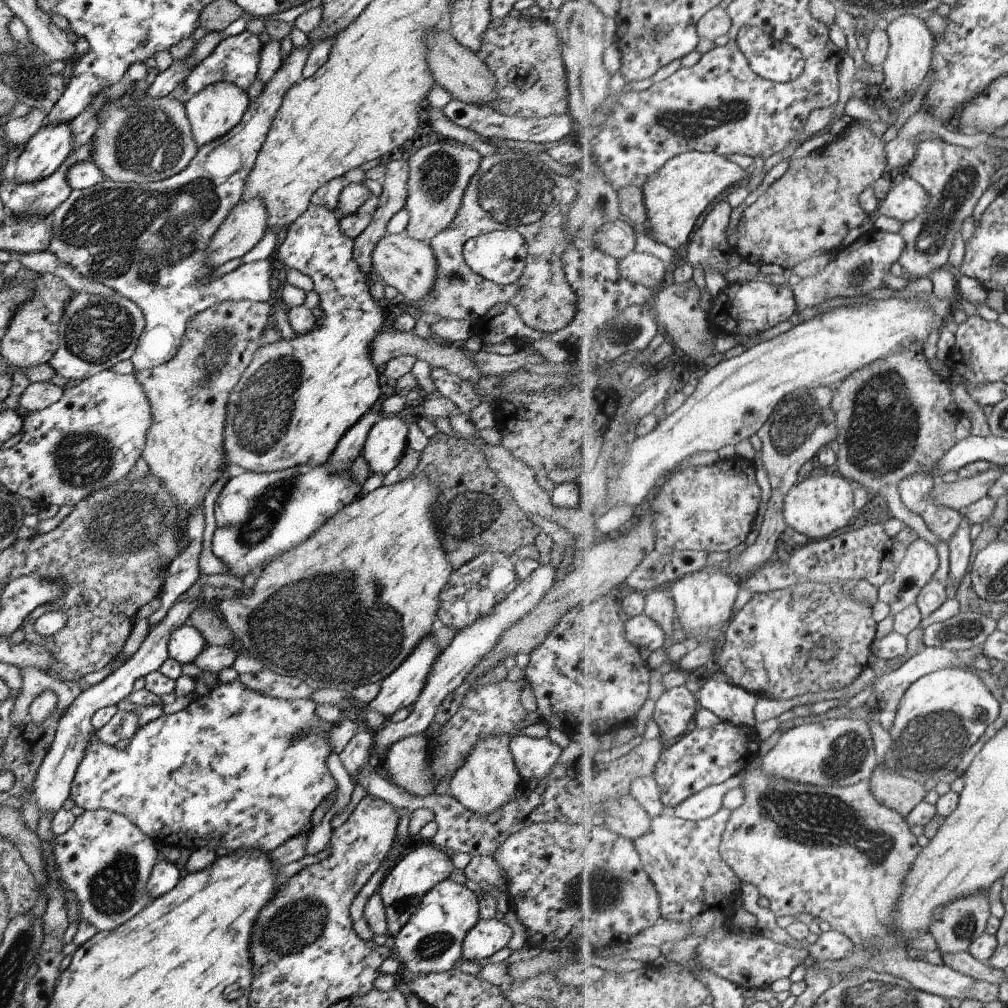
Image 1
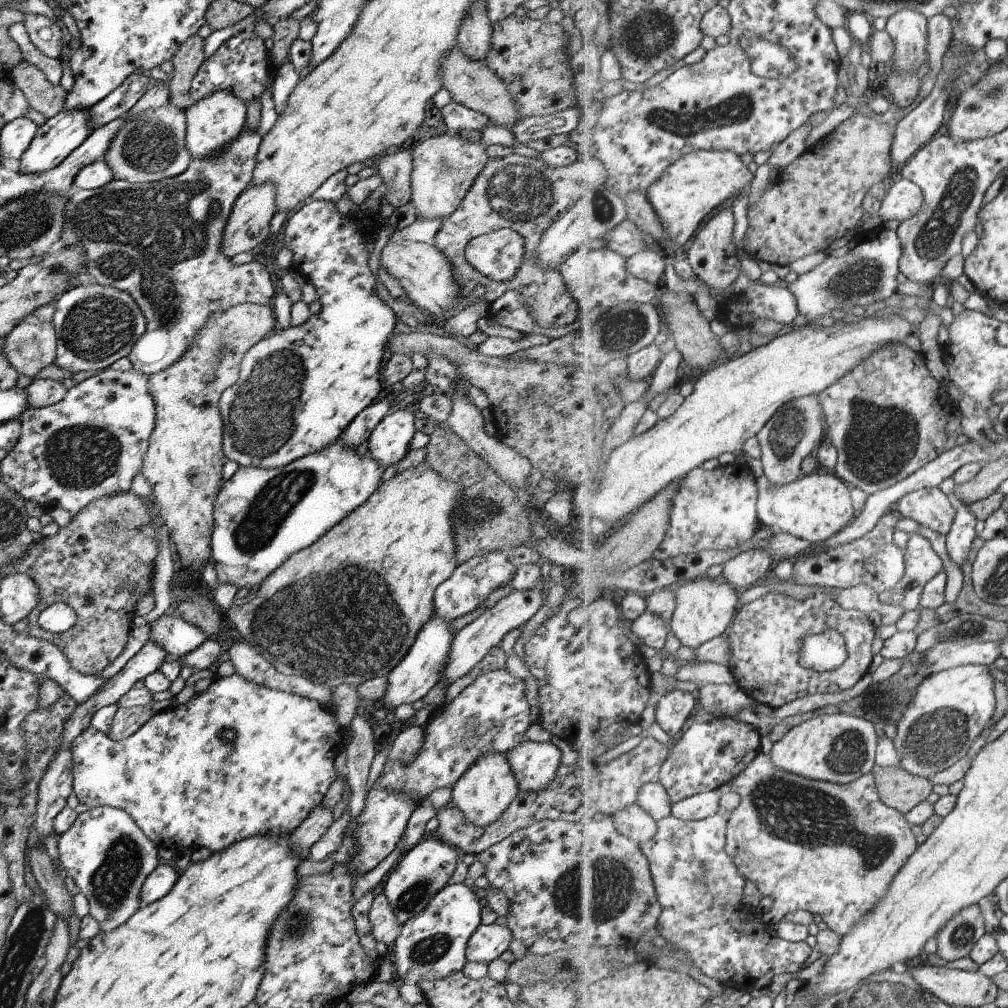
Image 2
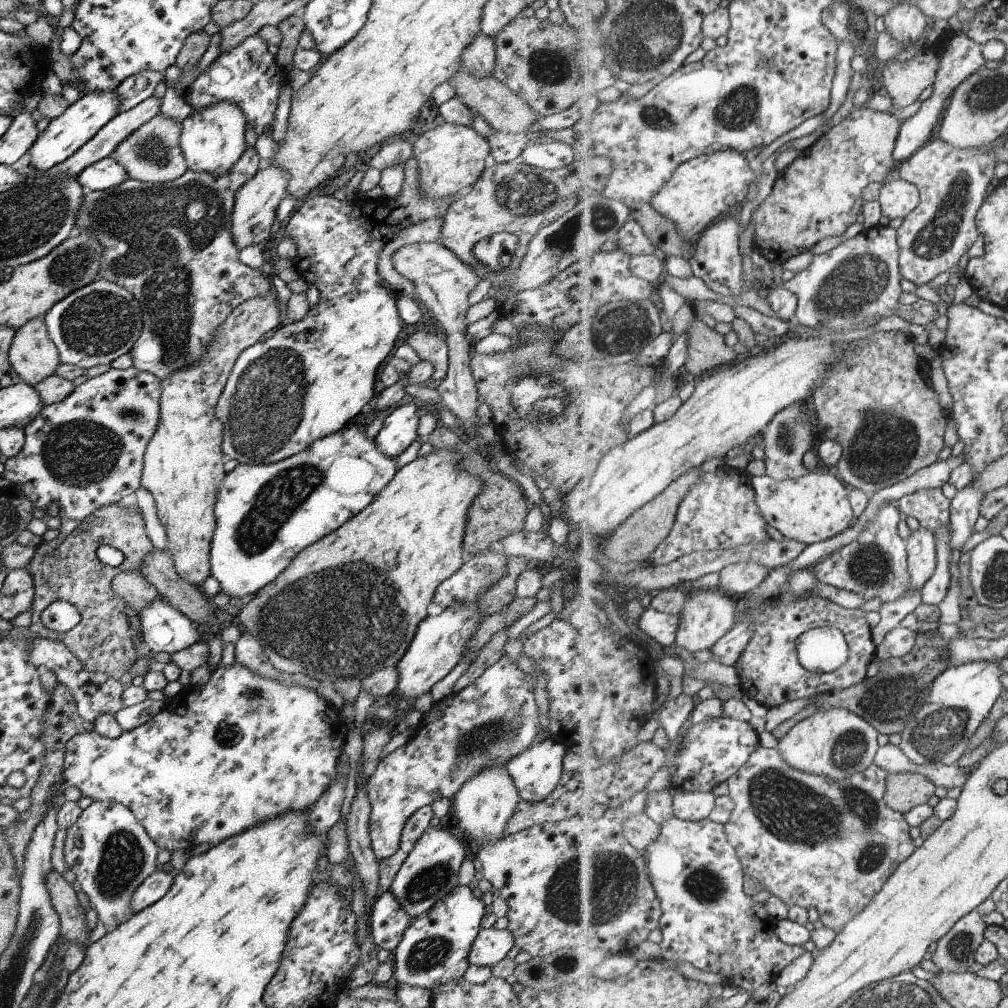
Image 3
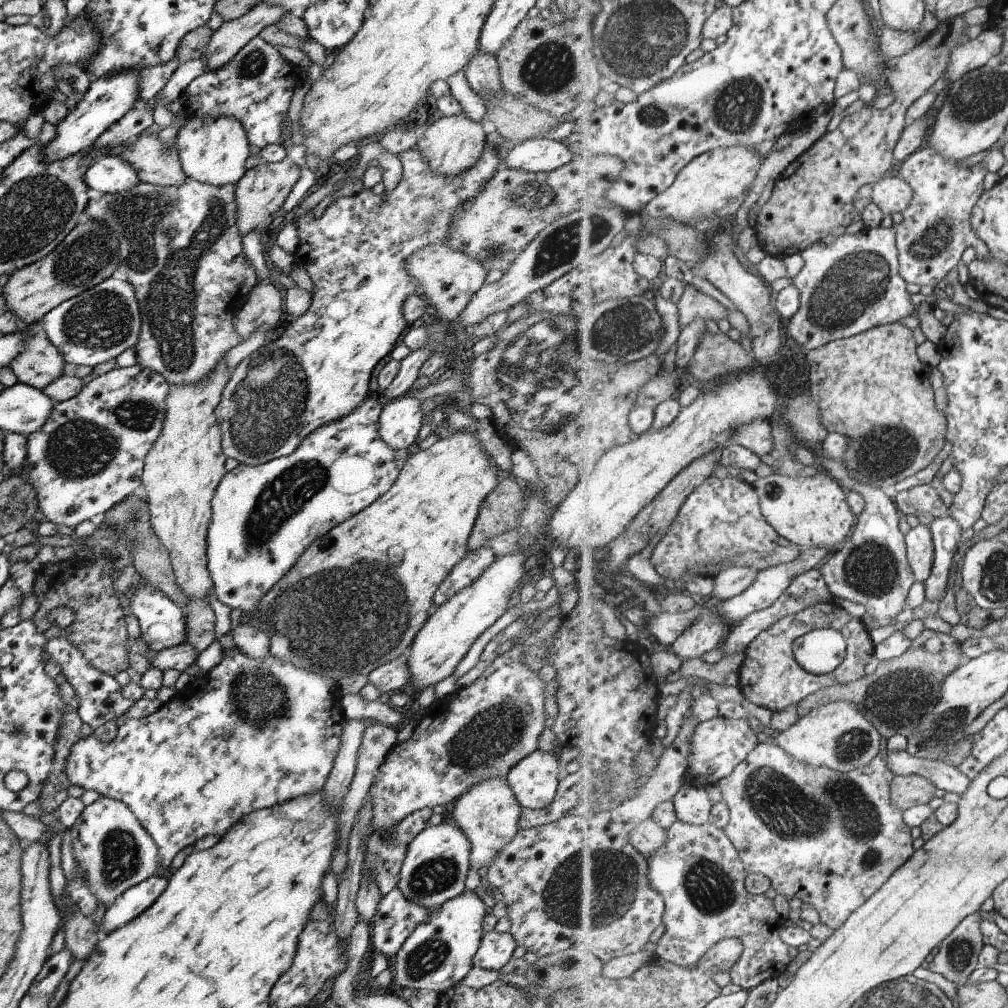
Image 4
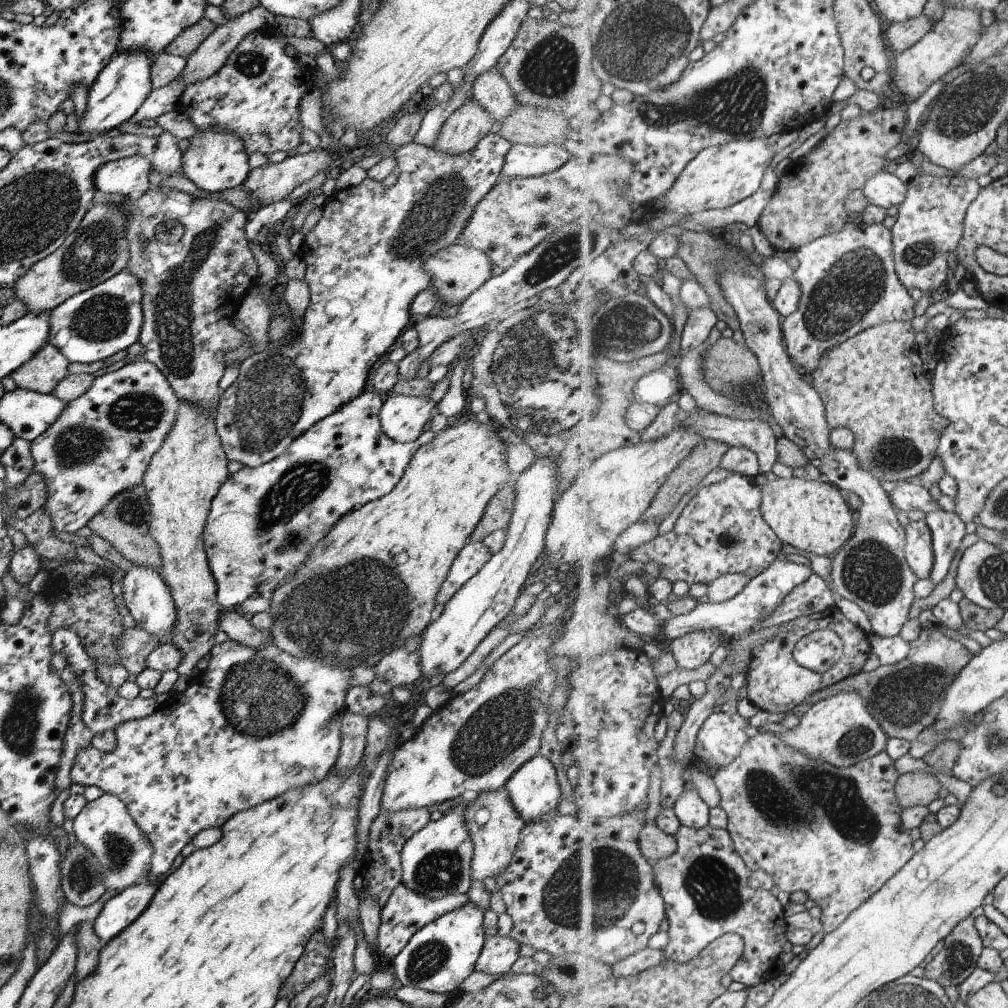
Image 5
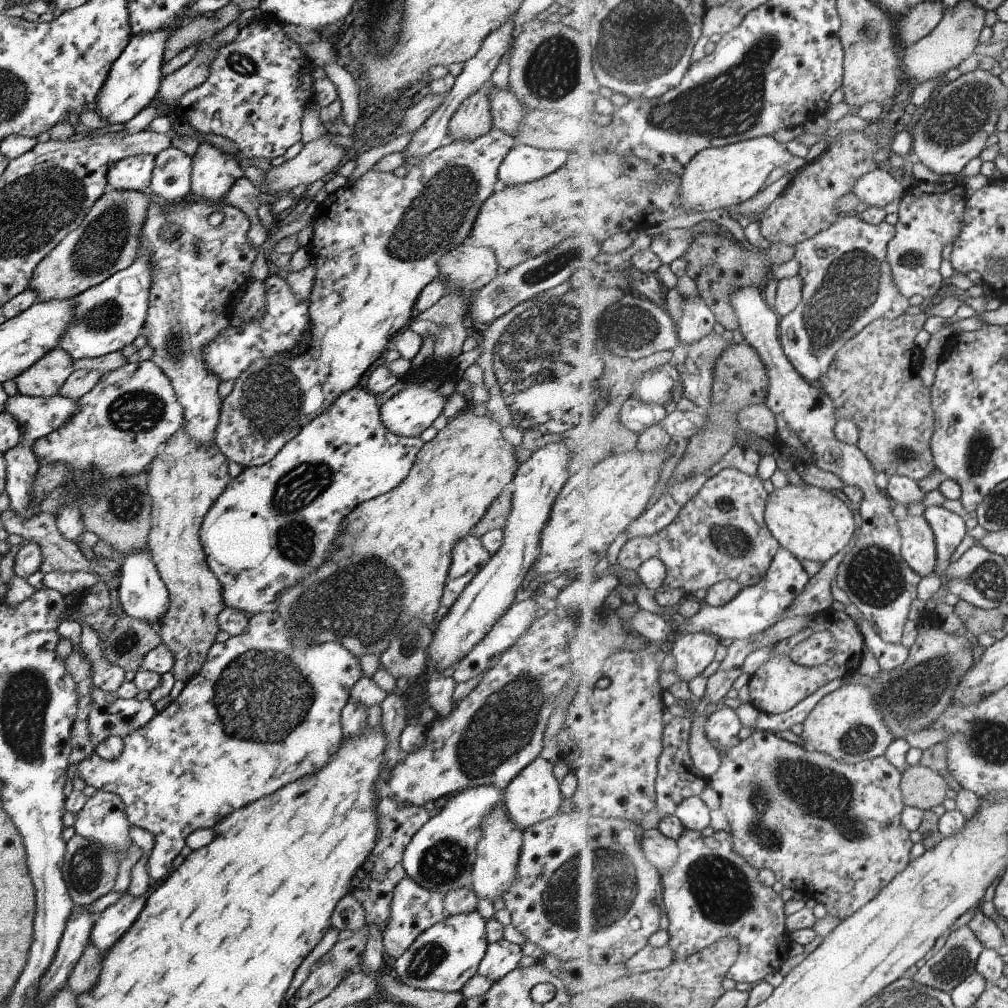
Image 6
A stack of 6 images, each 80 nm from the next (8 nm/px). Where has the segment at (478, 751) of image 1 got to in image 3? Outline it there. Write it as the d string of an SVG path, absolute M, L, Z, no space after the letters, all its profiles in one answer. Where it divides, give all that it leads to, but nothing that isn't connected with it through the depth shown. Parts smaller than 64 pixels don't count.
M491 765L470 776L453 795L454 830L462 836L470 857L483 845L505 837L503 829L519 800L512 778L504 767Z

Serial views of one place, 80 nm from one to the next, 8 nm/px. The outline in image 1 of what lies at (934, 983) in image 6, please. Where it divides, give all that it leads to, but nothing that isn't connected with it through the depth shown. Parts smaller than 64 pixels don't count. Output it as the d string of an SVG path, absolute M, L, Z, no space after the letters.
M989 890L979 892L977 896L965 896L961 900L955 900L943 908L939 908L935 912L935 924L931 926L930 934L938 943L939 951L942 954L957 954L960 952L968 952L971 944L977 941L979 936L984 935L987 922L991 918L991 902L989 902Z

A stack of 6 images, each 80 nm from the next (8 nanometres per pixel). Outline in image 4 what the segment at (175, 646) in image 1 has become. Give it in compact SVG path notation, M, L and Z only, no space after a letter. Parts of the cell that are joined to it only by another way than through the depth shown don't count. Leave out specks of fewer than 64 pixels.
M145 582L134 587L126 598L129 601L130 611L140 628L140 640L149 648L150 652L158 653L185 641L184 612L171 599L150 587Z

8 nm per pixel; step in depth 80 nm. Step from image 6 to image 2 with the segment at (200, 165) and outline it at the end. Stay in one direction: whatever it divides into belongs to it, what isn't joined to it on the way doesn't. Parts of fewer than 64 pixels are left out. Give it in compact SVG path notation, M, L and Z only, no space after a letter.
M216 90L186 106L183 109L186 120L184 143L189 151L190 158L205 158L209 155L221 153L222 148L228 145L236 137L240 128L243 127L245 108L244 100L226 90Z

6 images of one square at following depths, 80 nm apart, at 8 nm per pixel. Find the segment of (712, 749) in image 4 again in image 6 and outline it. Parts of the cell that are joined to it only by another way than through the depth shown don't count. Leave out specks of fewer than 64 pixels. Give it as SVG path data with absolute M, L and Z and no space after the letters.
M721 706L706 720L707 738L723 752L739 743L739 732L744 724L738 715L737 709Z

